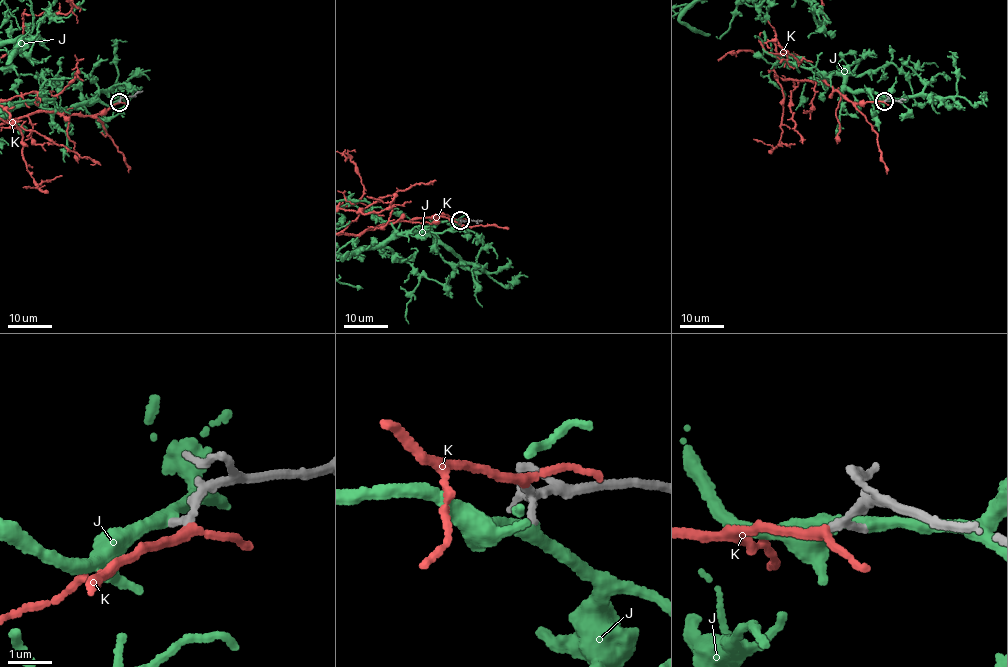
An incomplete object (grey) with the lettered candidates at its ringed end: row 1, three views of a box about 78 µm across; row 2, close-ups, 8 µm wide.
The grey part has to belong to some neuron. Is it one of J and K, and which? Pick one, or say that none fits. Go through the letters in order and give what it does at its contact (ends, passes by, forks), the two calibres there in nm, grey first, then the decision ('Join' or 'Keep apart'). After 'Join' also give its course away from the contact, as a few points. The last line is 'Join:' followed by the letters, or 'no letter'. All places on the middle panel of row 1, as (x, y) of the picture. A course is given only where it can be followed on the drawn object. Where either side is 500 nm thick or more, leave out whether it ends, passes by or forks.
J: It passes by. Thickness 160 nm (grey) against 280 nm. Keep apart
K: It passes by. Thickness 200 nm (grey) against 180 nm. Join
Join: K

